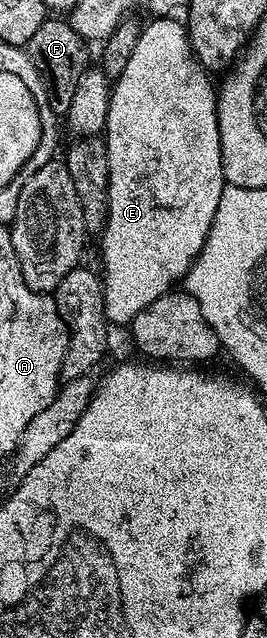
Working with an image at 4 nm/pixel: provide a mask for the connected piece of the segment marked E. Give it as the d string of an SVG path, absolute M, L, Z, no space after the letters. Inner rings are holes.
M152 17L147 20L140 28L140 36L138 37L138 45L134 45L134 53L130 53L130 62L126 64L126 69L122 69L120 76L111 84L110 87L110 105L108 106L108 125L106 128L106 142L108 145L108 164L110 165L110 177L108 178L108 216L104 219L104 229L99 232L100 239L100 259L104 262L104 271L102 270L102 282L104 284L104 316L107 317L109 324L124 323L131 324L134 317L138 317L138 313L142 313L142 309L146 309L146 305L154 305L154 301L158 301L158 297L168 294L183 280L192 268L192 262L198 257L198 253L202 249L202 245L206 241L206 237L210 233L210 225L214 221L214 213L218 213L218 201L222 201L222 193L226 186L224 181L224 166L222 165L222 145L220 144L220 134L218 133L218 113L216 112L216 93L217 88L214 86L214 79L200 62L196 60L196 55L192 51L192 46L188 40L188 29L183 22L180 23L176 17Z

